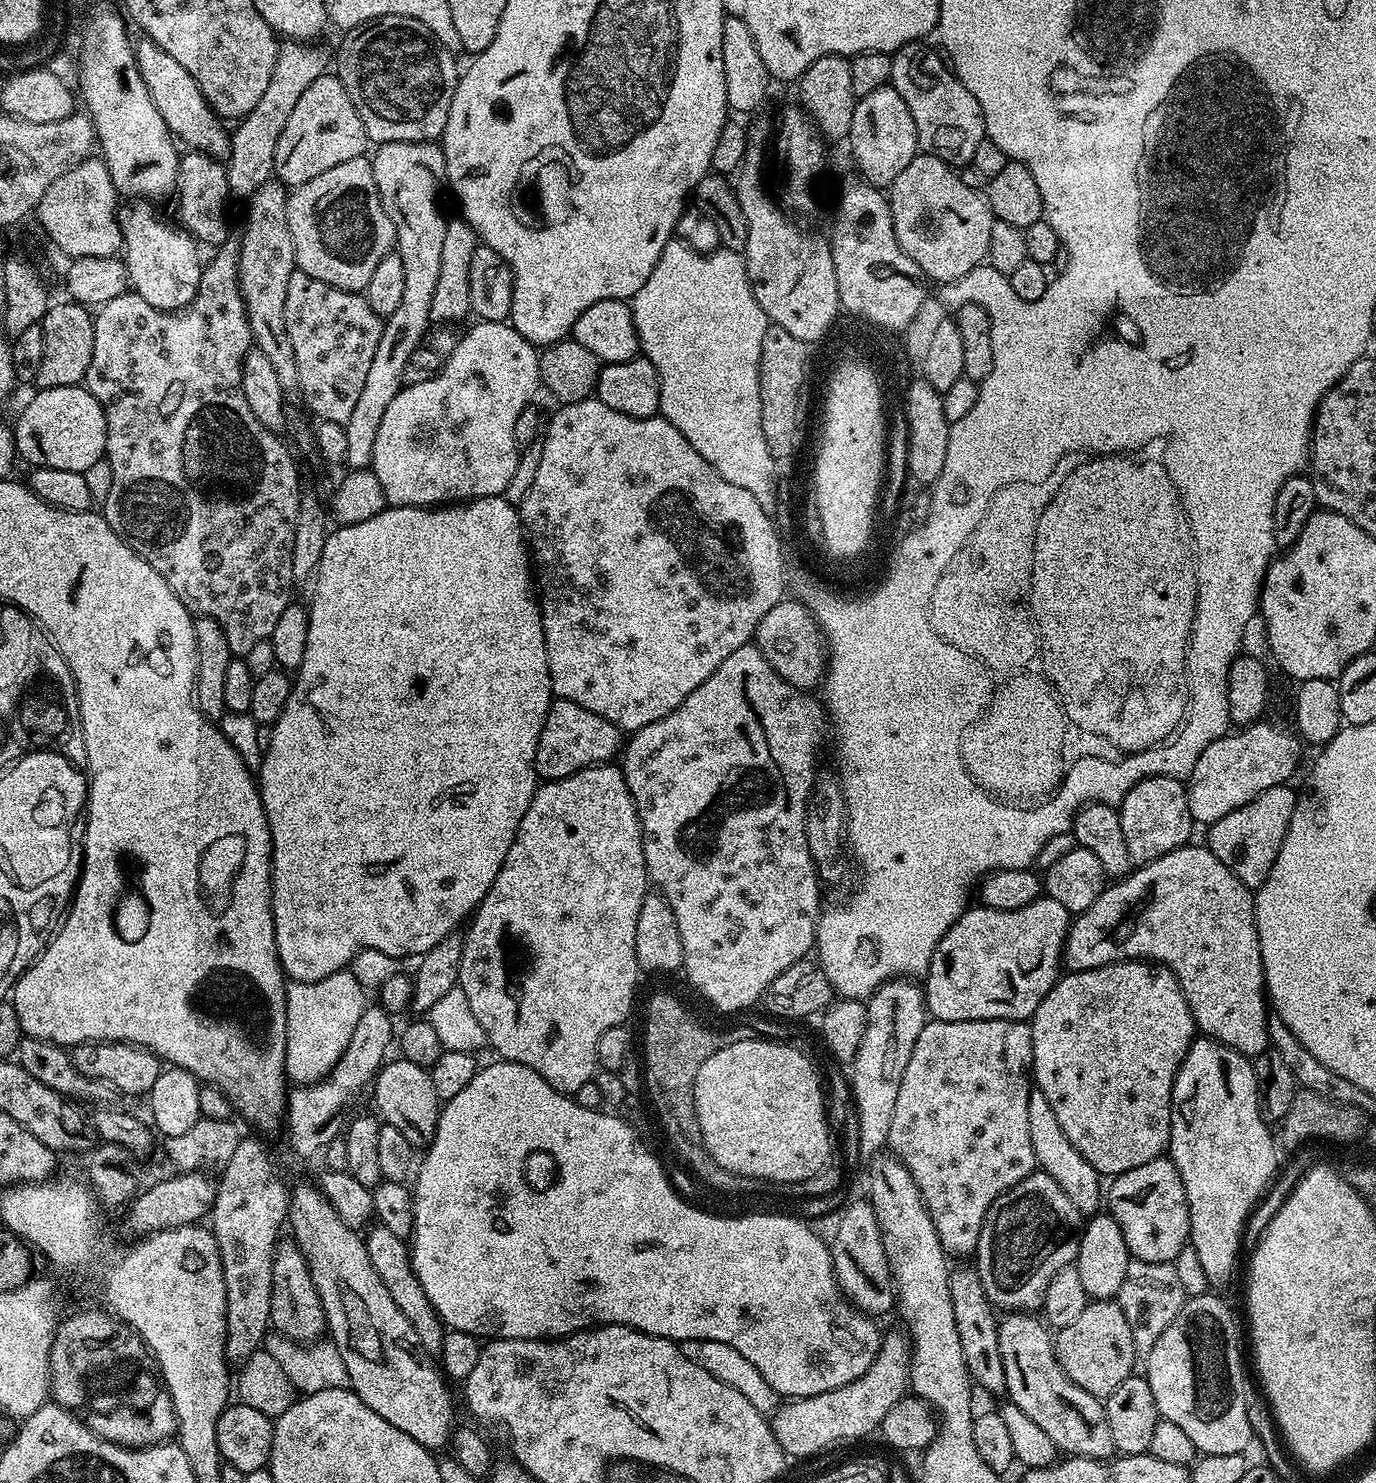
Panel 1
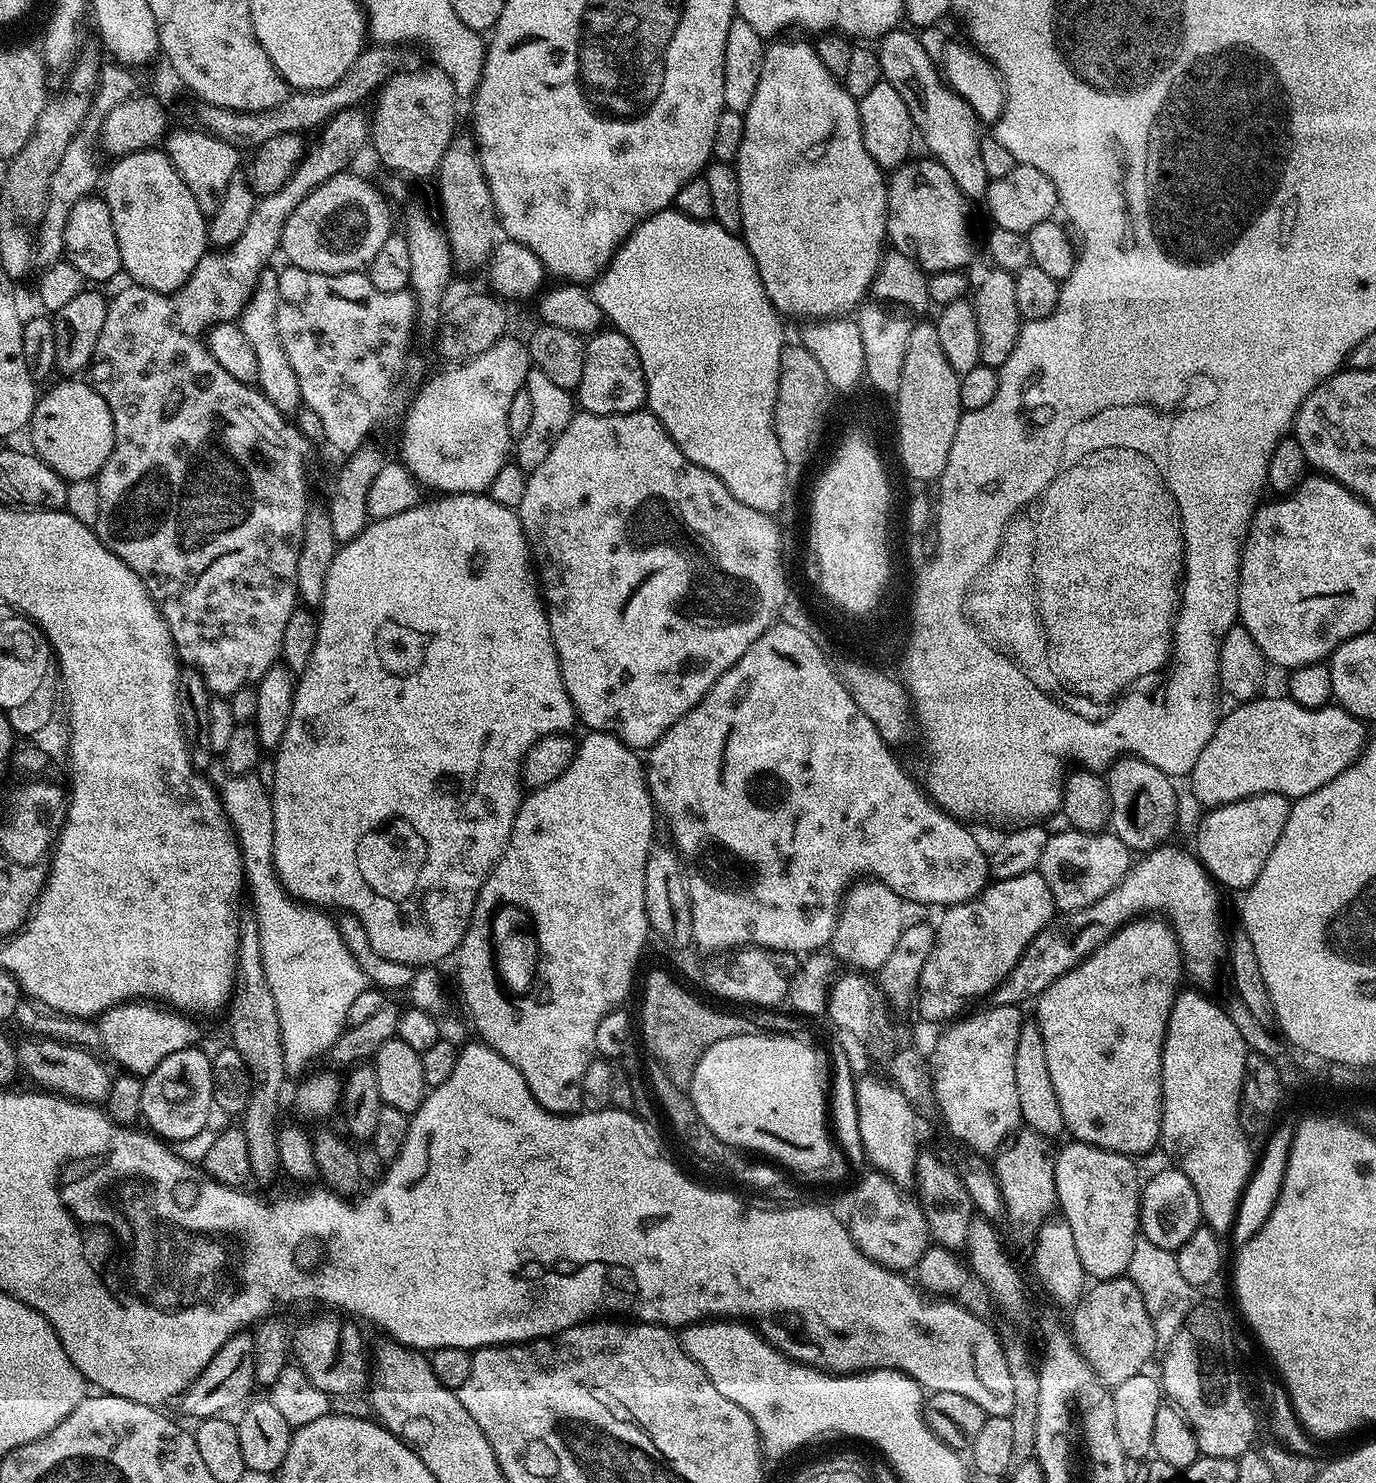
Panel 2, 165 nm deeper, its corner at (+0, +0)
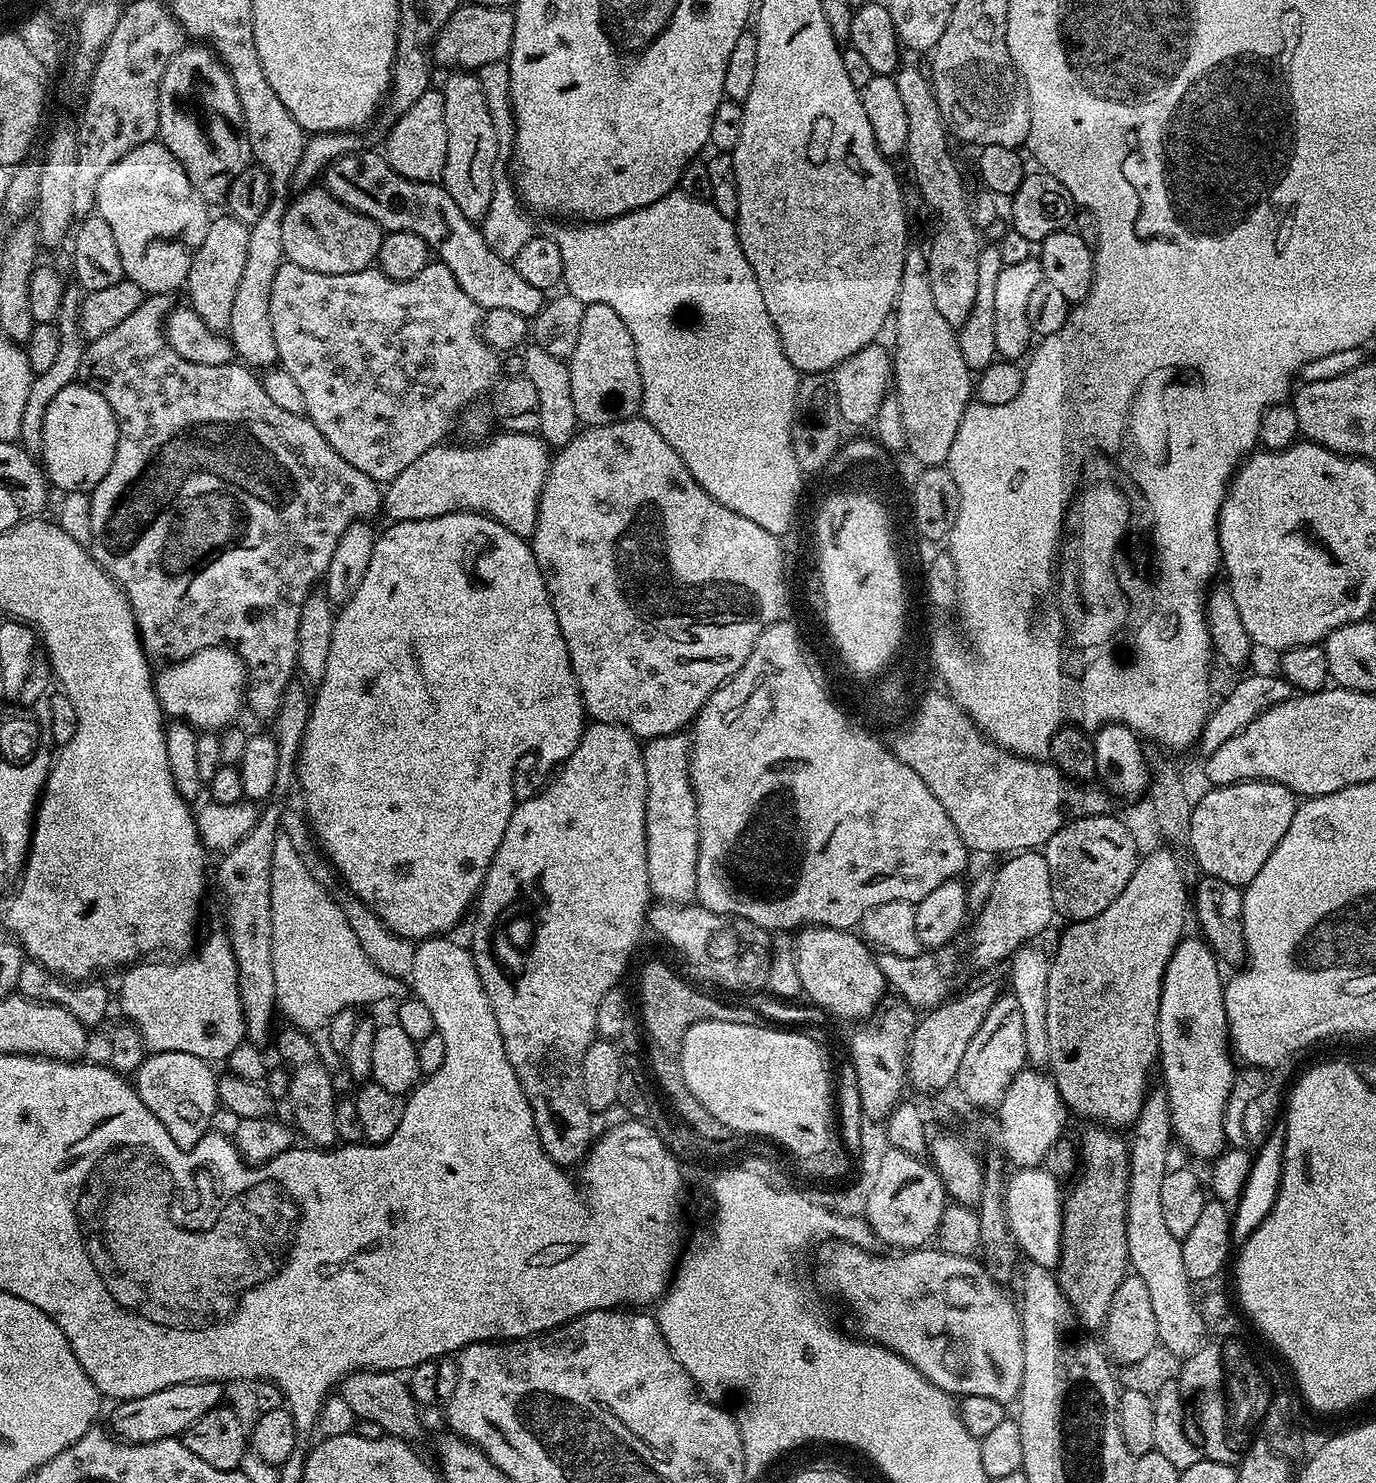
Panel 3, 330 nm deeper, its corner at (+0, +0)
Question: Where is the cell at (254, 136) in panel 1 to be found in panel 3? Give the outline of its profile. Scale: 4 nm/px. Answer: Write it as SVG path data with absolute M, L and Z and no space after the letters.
M227 214L209 219L206 238L190 262L190 274L186 285L187 303L210 326L210 330L227 333L230 326L230 314L234 303L234 294L238 291L238 282L242 278L242 269L246 267L246 249L250 243L249 225L238 222L238 218Z

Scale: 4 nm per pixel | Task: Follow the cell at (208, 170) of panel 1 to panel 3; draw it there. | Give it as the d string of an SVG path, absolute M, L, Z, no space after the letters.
M189 43L170 58L158 94L158 126L160 143L178 158L186 178L206 202L223 201L234 178L253 163L234 82L220 57L203 43Z

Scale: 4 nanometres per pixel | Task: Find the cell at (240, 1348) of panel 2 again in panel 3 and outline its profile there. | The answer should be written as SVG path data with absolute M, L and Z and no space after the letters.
M197 1382L166 1386L154 1394L142 1398L122 1400L112 1412L112 1428L119 1439L129 1444L145 1444L155 1440L170 1440L179 1437L185 1428L190 1427L202 1414L221 1407L225 1385L220 1382Z

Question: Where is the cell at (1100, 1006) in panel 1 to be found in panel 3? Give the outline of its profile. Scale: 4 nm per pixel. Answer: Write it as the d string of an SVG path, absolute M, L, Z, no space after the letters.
M1161 846L1148 855L1141 855L1139 857L1134 874L1130 874L1130 882L1126 882L1126 886L1122 890L1122 894L1118 894L1118 898L1114 898L1114 902L1110 902L1110 906L1106 906L1106 910L1102 910L1102 914L1098 914L1094 918L1089 920L1078 920L1067 925L1068 929L1060 936L1060 945L1056 948L1056 953L1053 951L1050 956L1050 963L1048 966L1048 981L1046 982L1046 1030L1050 1033L1050 1075L1055 1080L1058 1090L1060 1091L1060 1097L1064 1099L1064 1105L1068 1107L1069 1113L1075 1114L1076 1112L1080 1116L1085 1116L1088 1122L1095 1122L1100 1126L1107 1126L1113 1130L1124 1130L1129 1126L1136 1123L1138 1114L1142 1110L1142 1102L1145 1096L1150 1091L1150 1083L1148 1079L1151 1078L1152 1072L1154 1076L1154 1069L1157 1067L1160 1058L1160 1039L1158 1038L1158 1010L1160 1009L1160 995L1162 994L1162 982L1164 981L1164 975L1166 974L1166 968L1170 962L1170 958L1174 954L1177 944L1180 943L1184 932L1184 919L1190 916L1190 890L1184 886L1184 872L1180 869L1180 864L1176 861L1176 856L1172 852L1167 852L1167 847Z

